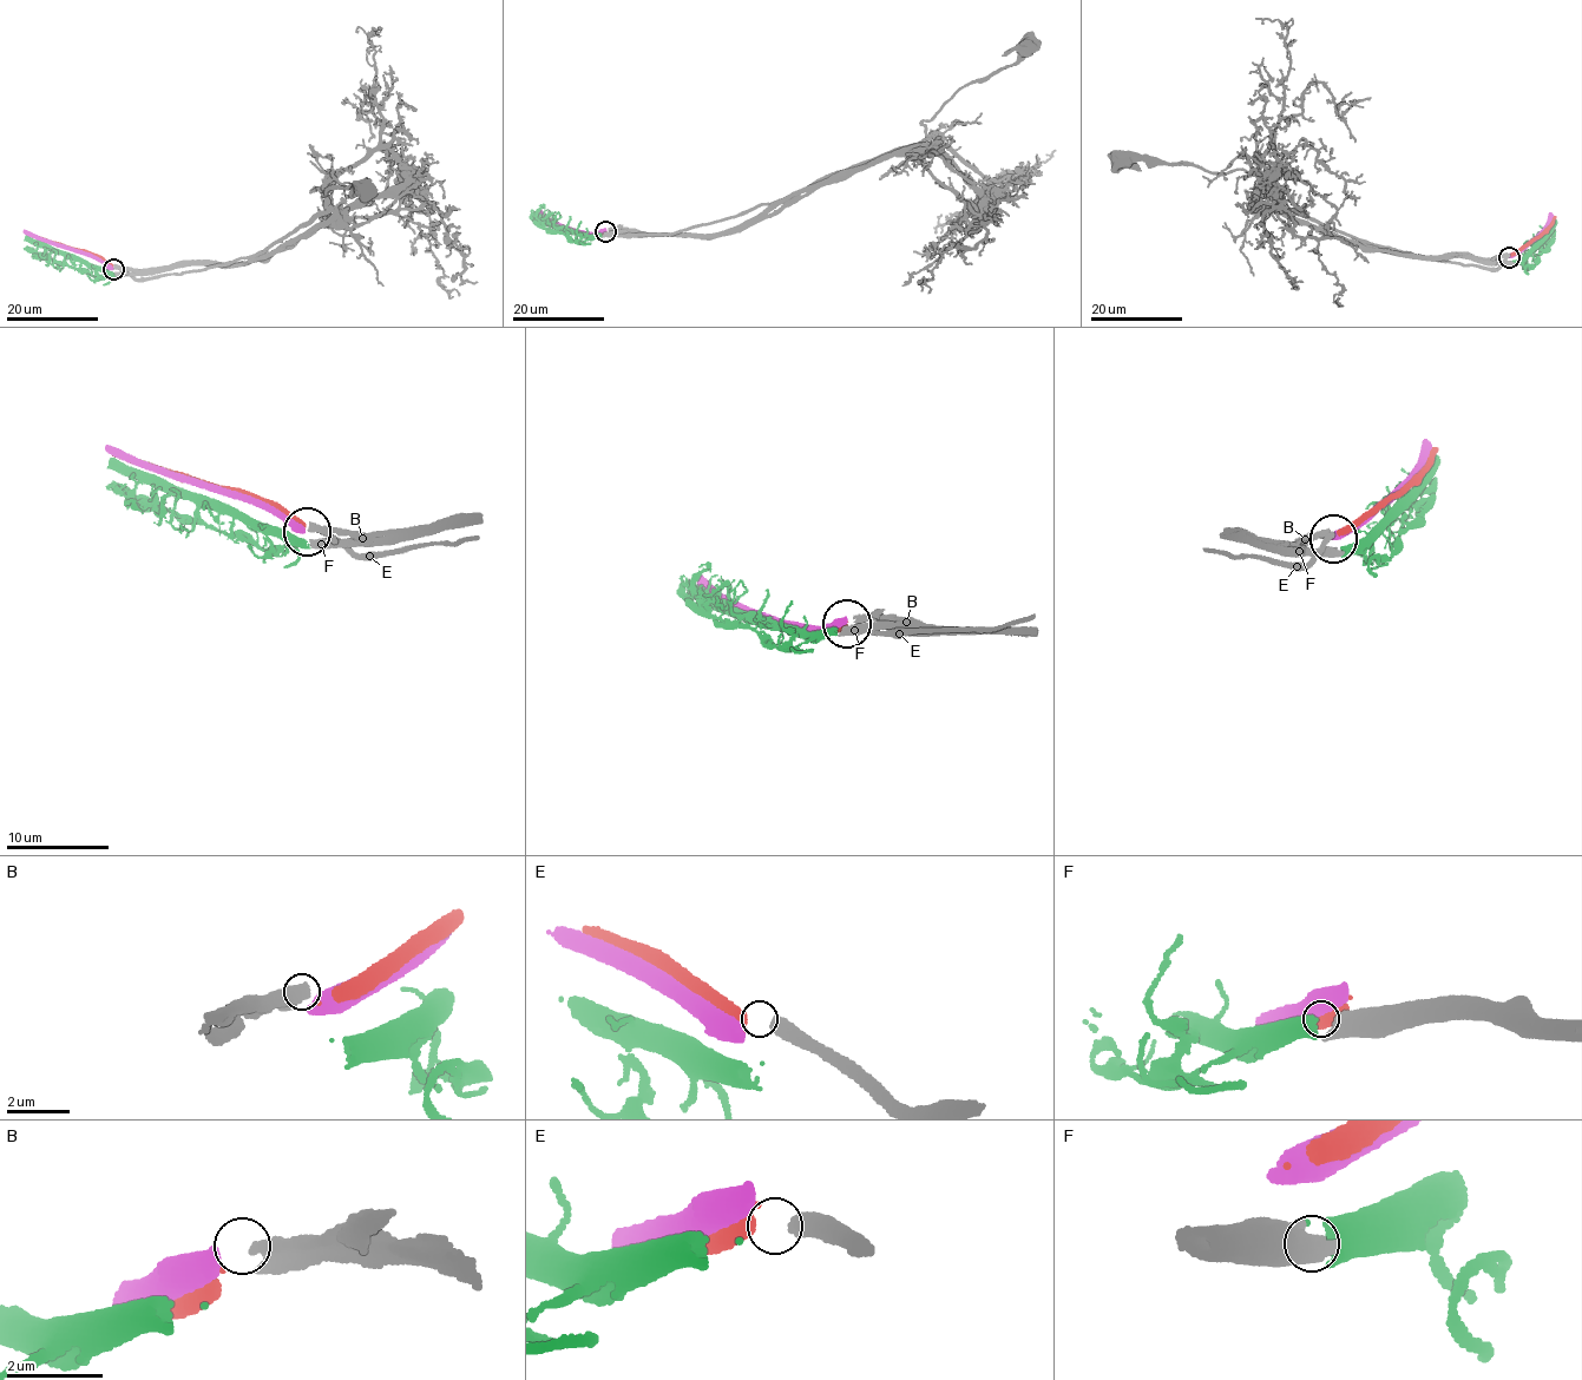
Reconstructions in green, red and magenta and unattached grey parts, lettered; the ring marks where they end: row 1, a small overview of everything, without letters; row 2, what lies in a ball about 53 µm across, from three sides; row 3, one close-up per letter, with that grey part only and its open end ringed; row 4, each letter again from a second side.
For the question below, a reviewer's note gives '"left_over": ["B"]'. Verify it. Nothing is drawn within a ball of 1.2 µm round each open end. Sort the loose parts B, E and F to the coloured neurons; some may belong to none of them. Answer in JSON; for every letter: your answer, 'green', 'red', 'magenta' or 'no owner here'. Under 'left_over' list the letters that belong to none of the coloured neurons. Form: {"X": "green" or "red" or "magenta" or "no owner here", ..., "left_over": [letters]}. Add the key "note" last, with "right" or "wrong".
{"B": "no owner here", "E": "red", "F": "green", "left_over": ["B"], "note": "right"}

